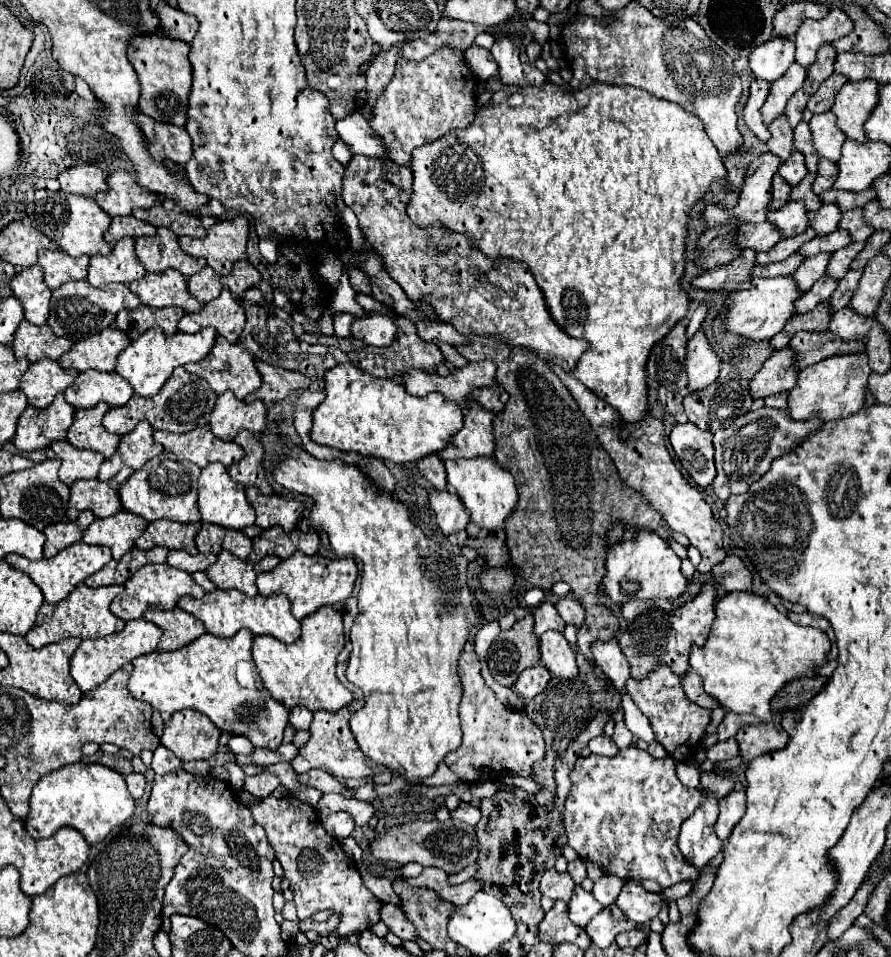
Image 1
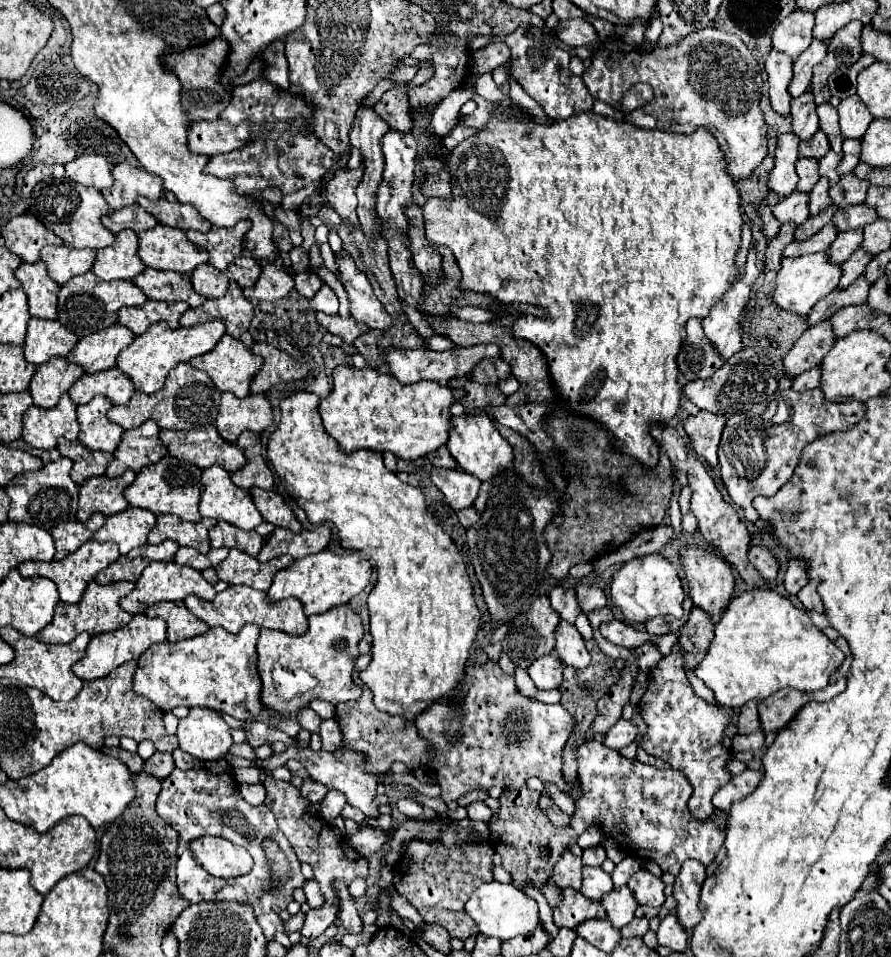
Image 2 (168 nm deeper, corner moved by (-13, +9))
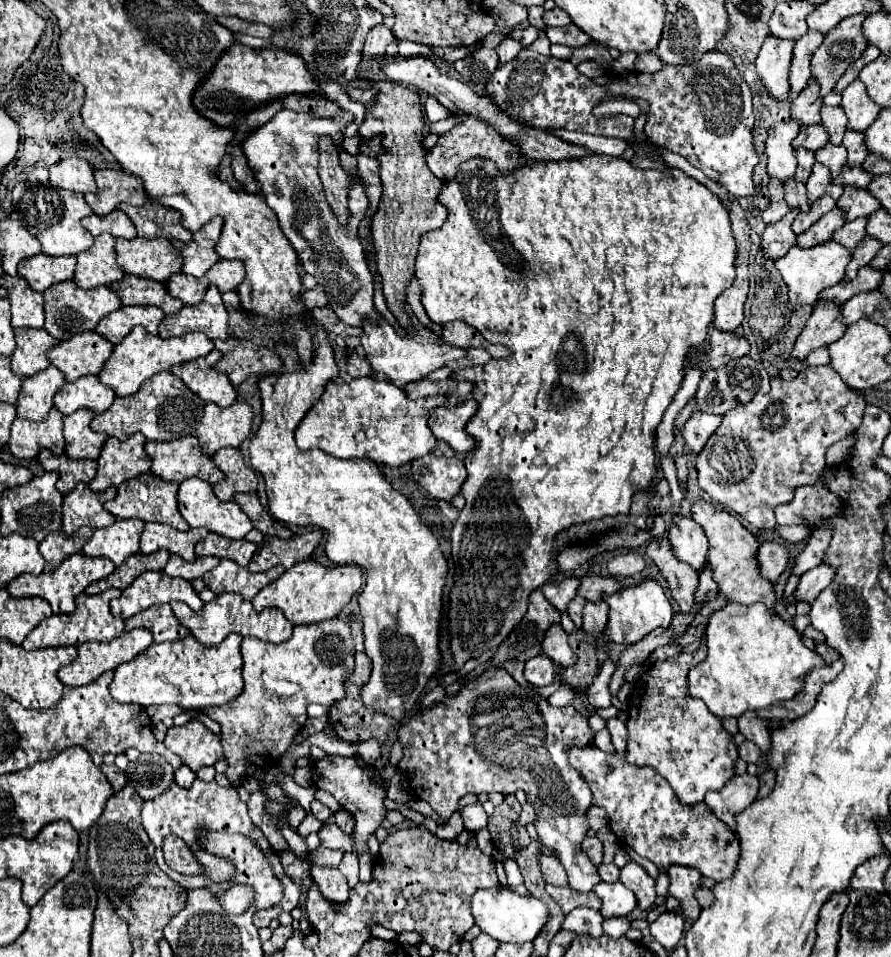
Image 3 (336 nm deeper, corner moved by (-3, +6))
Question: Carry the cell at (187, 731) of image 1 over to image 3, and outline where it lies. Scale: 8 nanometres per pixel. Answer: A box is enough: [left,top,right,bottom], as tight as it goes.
[164,719,224,771]

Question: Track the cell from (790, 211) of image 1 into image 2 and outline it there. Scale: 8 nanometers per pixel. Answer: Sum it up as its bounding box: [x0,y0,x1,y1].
[808,176,832,214]

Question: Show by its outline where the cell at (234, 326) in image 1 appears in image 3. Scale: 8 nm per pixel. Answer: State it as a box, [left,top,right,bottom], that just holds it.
[160,285,228,339]

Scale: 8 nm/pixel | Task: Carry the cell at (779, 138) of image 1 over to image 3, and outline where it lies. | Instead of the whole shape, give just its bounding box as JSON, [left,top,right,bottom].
[790,81,822,127]

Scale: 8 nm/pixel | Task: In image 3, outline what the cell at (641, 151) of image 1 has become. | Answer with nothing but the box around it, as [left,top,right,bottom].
[416,153,736,669]

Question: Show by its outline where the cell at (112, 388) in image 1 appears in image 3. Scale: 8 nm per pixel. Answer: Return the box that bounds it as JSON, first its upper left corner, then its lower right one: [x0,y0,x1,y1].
[54,375,114,415]

